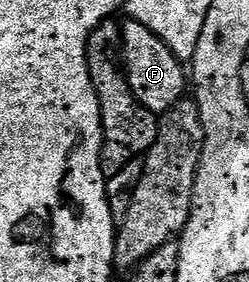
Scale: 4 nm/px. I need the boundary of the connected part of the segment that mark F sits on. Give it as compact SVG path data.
M130 19L121 25L123 43L121 46L121 61L125 66L127 82L139 104L156 115L168 113L178 101L184 100L183 81L185 85L185 69L178 59L141 23Z

